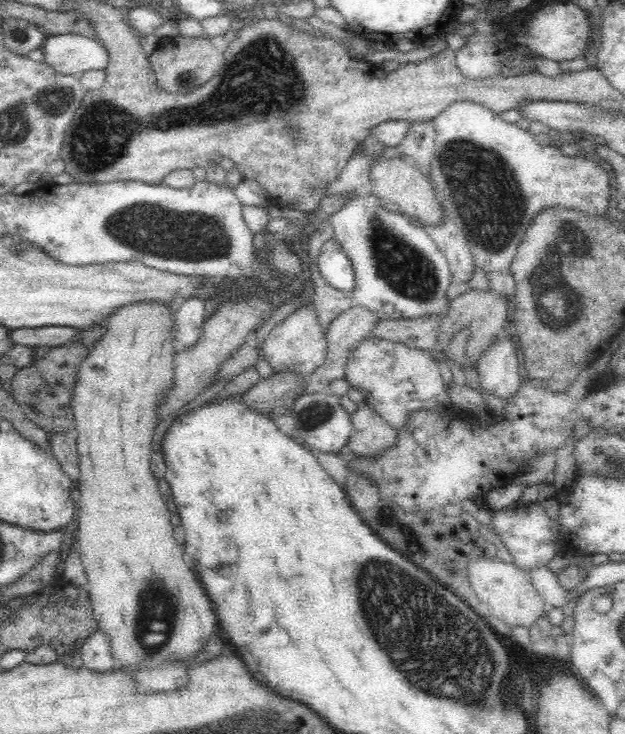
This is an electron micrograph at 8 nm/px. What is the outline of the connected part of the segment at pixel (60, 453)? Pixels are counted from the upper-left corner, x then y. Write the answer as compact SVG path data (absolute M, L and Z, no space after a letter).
M54 433L49 437L49 443L53 452L53 457L58 460L62 471L78 485L80 478L77 442L72 434Z

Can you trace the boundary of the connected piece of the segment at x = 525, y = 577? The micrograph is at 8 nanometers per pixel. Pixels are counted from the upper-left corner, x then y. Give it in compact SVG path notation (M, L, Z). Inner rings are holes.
M488 558L469 560L467 581L474 589L474 596L488 607L488 610L482 610L480 615L482 617L494 615L510 628L530 628L540 618L539 616L544 615L548 610L544 599L534 588L530 575L512 563Z

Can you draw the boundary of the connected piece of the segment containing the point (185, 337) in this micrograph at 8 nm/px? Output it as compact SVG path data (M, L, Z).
M188 297L174 313L176 348L190 348L198 341L204 322L204 301L200 297Z

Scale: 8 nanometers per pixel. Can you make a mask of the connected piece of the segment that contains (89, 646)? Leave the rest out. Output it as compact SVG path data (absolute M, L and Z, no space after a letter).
M100 629L83 640L78 652L83 660L83 666L90 670L110 672L114 668L114 658L110 651L110 637Z

